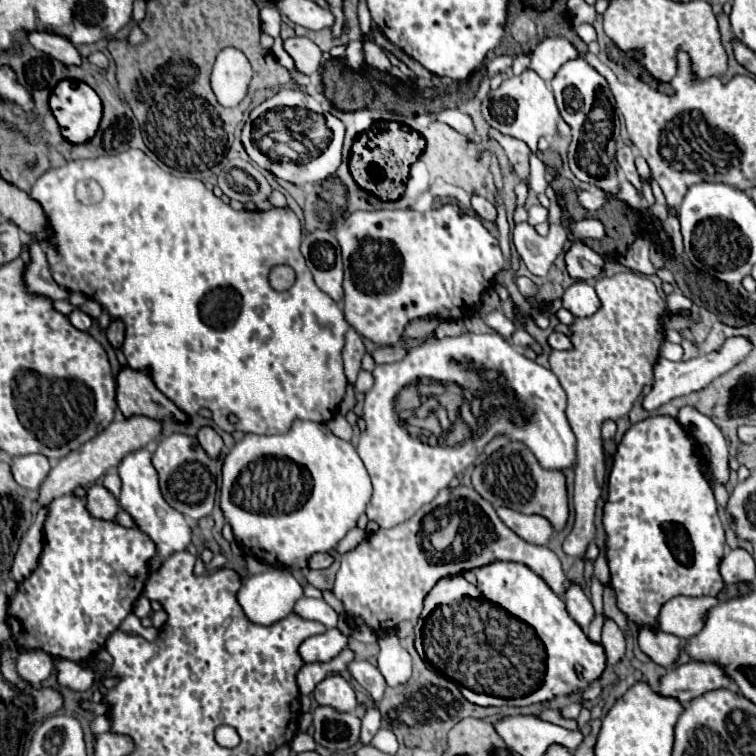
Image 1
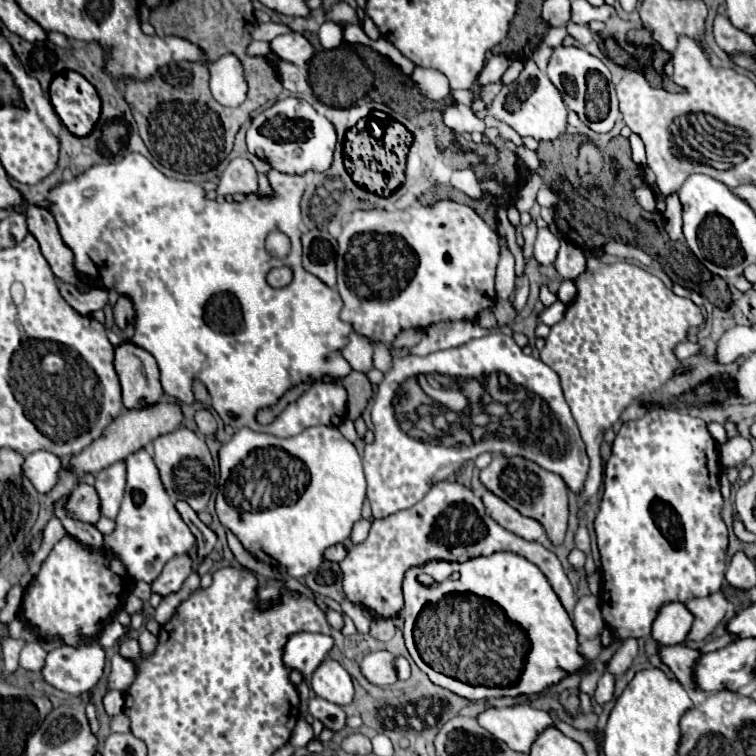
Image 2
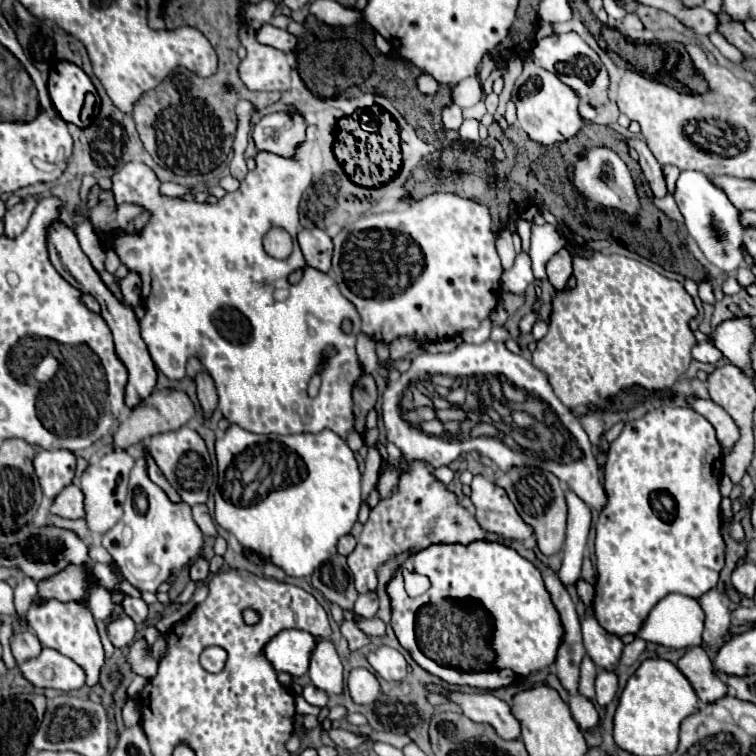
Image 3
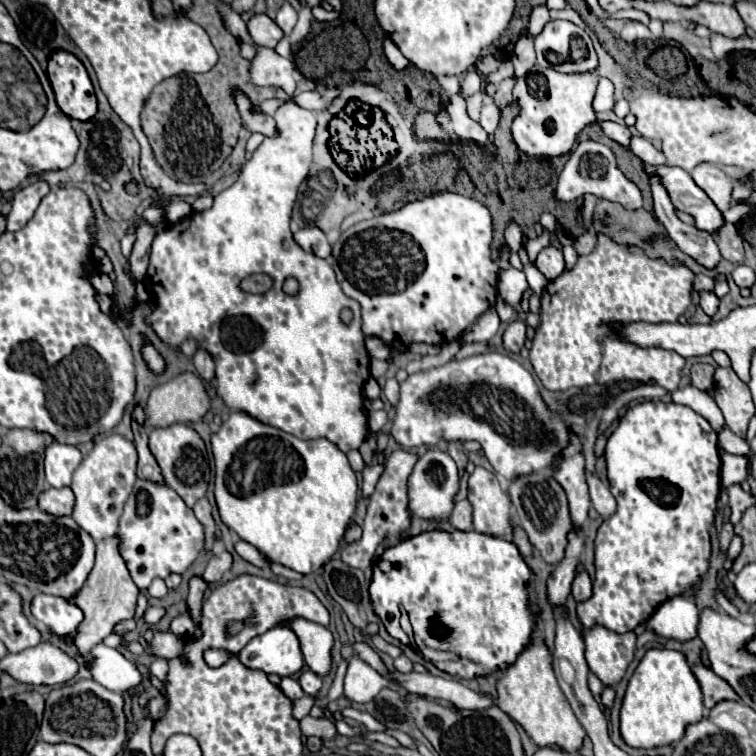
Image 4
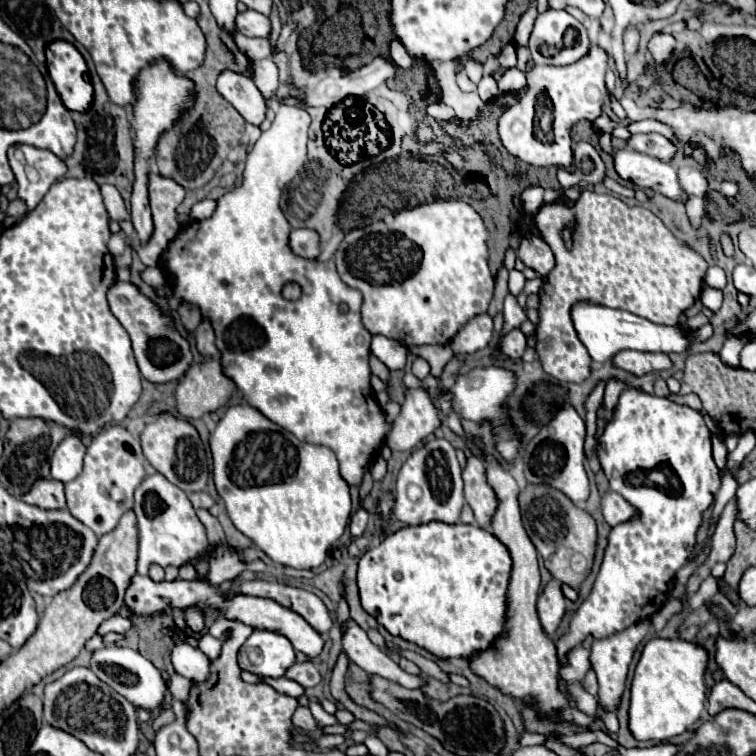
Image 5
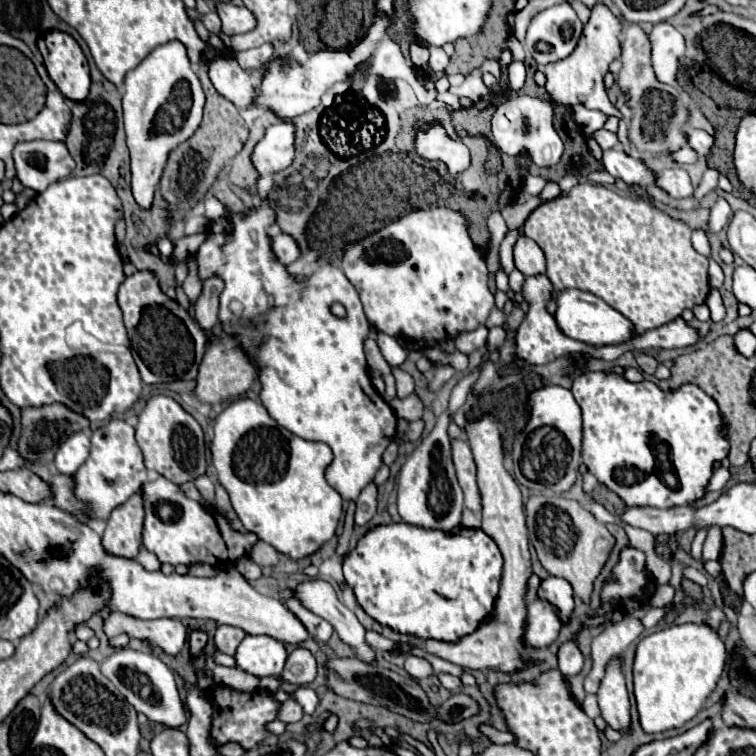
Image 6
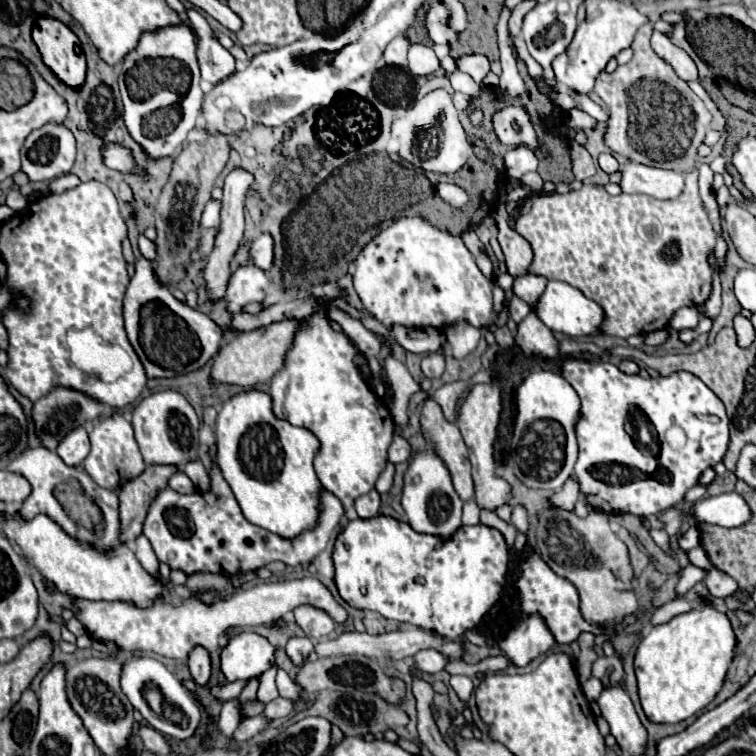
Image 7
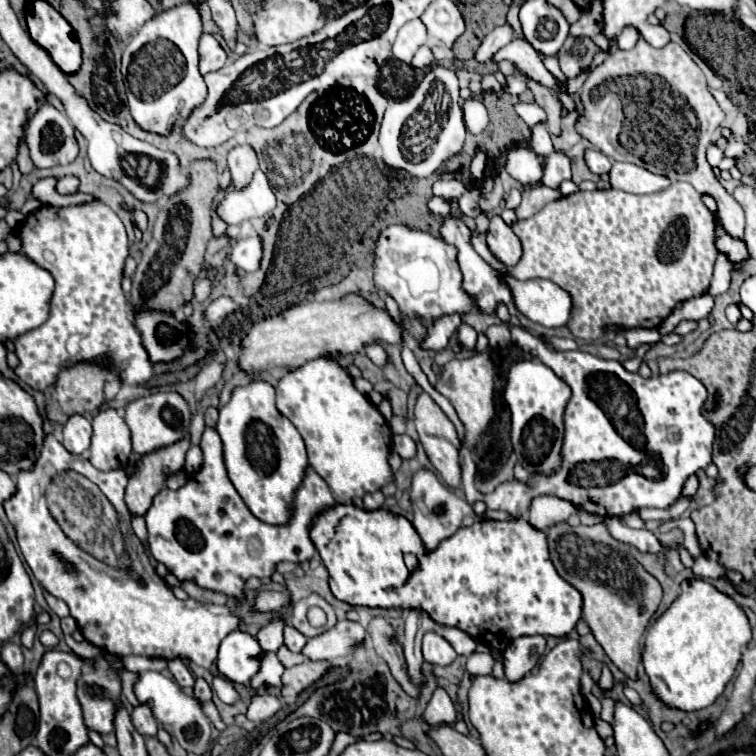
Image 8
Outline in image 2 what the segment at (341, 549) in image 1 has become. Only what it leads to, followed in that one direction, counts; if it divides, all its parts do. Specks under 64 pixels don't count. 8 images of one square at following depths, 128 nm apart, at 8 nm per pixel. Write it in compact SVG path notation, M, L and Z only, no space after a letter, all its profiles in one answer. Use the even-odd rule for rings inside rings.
M358 520L358 522L354 524L354 528L352 528L352 534L350 534L352 544L364 542L366 536L368 536L368 530L370 530L370 522L368 522L368 520Z

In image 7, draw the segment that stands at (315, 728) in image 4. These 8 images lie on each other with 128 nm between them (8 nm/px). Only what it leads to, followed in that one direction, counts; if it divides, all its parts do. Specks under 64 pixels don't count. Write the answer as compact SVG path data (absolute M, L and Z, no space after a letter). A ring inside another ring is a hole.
M276 698L272 702L266 704L266 710L264 710L264 716L276 720L276 718L286 718L288 714L292 714L294 710L294 702L292 700L286 700L286 698Z

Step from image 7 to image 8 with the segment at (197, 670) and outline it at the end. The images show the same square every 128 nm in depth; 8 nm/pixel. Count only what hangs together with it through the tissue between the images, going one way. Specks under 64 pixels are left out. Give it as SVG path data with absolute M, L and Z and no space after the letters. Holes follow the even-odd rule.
M196 678L194 696L196 696L200 702L206 702L206 700L212 698L212 688L210 688L210 684L208 684L204 678Z

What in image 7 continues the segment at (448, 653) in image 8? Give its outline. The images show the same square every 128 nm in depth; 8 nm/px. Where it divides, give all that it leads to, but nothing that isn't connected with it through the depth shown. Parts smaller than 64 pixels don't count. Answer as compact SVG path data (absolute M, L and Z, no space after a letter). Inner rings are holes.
M424 650L424 652L418 652L414 656L414 668L422 674L436 674L436 672L442 672L446 660L444 656L440 656L440 652L432 652L432 650Z

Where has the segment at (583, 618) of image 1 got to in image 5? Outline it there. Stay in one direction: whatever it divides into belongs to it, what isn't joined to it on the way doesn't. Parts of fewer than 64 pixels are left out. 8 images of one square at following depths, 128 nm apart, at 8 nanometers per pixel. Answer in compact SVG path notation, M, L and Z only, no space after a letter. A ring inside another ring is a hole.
M642 620L640 624L634 624L632 628L626 628L624 632L616 632L616 634L612 634L608 638L592 642L590 664L592 664L592 670L598 676L598 684L600 684L598 698L600 698L600 704L604 706L604 710L616 710L618 708L618 702L620 702L620 696L624 692L626 674L628 674L628 666L632 662L634 650L642 642L642 638L648 634L648 630L650 630L650 620Z

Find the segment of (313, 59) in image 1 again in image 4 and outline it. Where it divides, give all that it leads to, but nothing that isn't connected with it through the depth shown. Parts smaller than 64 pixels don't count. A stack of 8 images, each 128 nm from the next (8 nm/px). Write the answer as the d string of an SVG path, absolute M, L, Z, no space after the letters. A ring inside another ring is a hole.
M266 14L254 16L248 22L248 32L252 40L256 40L256 44L264 44L268 48L276 48L276 44L284 38L284 32L280 30L280 26Z

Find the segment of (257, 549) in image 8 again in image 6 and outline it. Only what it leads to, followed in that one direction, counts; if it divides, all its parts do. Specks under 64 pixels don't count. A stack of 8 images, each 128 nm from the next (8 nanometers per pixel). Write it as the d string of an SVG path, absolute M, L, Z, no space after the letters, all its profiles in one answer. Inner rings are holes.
M158 478L152 482L146 482L142 486L142 498L144 498L144 534L142 534L142 546L158 556L162 564L196 564L204 562L216 568L232 566L240 556L244 556L252 544L256 542L256 534L238 534L234 532L234 544L232 548L226 544L218 520L212 512L206 512L198 502L190 500L180 486L170 486L168 480Z

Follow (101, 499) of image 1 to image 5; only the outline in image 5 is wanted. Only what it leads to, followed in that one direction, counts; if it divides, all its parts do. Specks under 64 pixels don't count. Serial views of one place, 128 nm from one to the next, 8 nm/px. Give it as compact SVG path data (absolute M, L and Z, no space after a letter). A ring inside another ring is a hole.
M36 480L32 492L28 492L28 496L22 496L22 500L44 510L64 510L66 508L64 484L60 484L58 480Z

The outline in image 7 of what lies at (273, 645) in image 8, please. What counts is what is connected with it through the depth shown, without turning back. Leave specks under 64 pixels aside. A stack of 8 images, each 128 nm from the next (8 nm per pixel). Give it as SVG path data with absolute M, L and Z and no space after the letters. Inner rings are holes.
M274 666L274 668L270 668L270 670L268 670L264 676L260 676L258 700L260 700L260 702L264 702L264 704L272 702L272 700L278 696L278 688L276 688L274 678L276 678L276 666ZM243 680L229 682L221 687L216 698L222 703L226 703L230 700L237 700L246 684L247 682Z

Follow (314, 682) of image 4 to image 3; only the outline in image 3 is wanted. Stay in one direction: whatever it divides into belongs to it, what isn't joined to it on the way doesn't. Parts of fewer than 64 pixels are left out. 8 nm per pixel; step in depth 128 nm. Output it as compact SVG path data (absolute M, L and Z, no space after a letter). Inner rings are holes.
M308 684L308 686L304 688L302 696L306 698L308 704L312 704L312 706L316 706L316 708L326 708L326 706L328 706L328 696L326 696L326 692L320 692L320 690L314 688L312 684Z

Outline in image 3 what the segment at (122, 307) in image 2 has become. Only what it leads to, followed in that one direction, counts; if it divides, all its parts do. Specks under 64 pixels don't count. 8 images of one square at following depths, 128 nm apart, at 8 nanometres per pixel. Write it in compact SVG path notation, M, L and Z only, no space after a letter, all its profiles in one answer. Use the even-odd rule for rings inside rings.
M128 272L128 276L120 282L120 290L126 306L134 308L140 304L140 276L136 276L136 272Z

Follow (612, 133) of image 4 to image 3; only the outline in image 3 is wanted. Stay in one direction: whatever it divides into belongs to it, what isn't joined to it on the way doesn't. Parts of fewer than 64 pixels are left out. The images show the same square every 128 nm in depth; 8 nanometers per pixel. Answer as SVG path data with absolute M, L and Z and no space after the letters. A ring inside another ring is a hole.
M628 138L628 144L630 148L634 148L638 154L640 154L640 166L642 166L642 172L654 192L656 198L664 198L666 196L666 182L664 182L664 176L662 176L662 170L660 170L660 164L656 164L656 158L652 156L652 152L648 152L648 146L644 144L644 140L638 140L638 138Z

